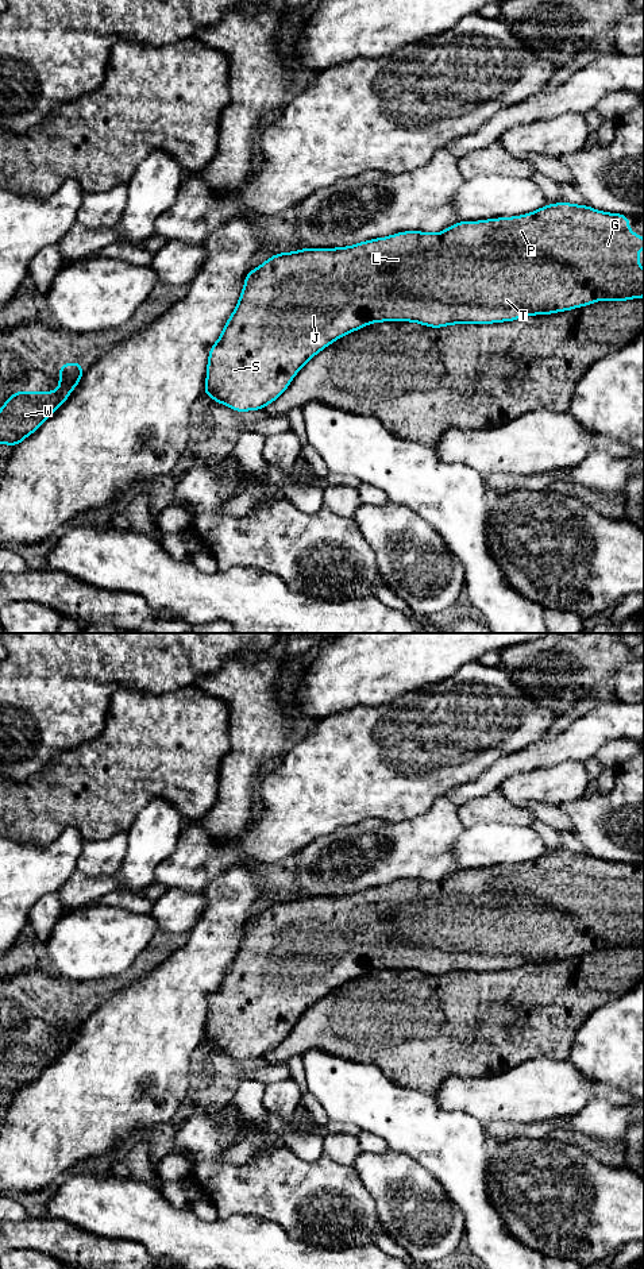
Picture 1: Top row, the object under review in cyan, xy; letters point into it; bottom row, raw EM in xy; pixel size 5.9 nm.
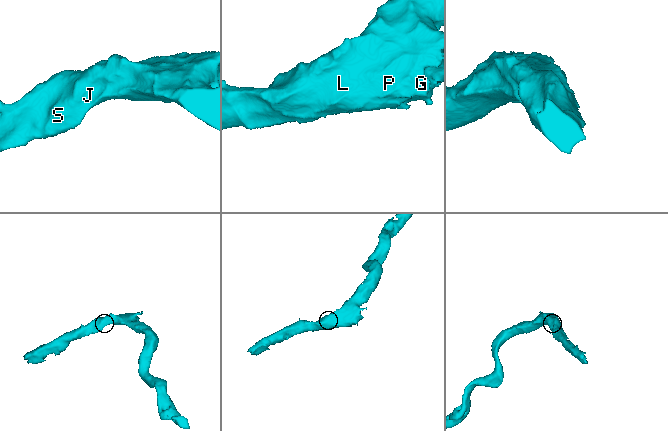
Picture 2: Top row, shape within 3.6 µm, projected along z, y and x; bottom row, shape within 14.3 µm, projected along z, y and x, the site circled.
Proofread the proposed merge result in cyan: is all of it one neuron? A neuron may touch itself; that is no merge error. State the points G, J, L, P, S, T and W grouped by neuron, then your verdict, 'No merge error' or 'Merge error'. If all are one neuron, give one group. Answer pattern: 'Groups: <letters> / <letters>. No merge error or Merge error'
Groups: G J L P S T W. No merge error

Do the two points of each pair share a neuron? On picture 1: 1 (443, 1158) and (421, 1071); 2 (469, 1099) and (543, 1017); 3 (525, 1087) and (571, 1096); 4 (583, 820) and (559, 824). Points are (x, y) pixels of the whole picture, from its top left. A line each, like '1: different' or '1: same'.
1: different
2: different
3: same
4: different

